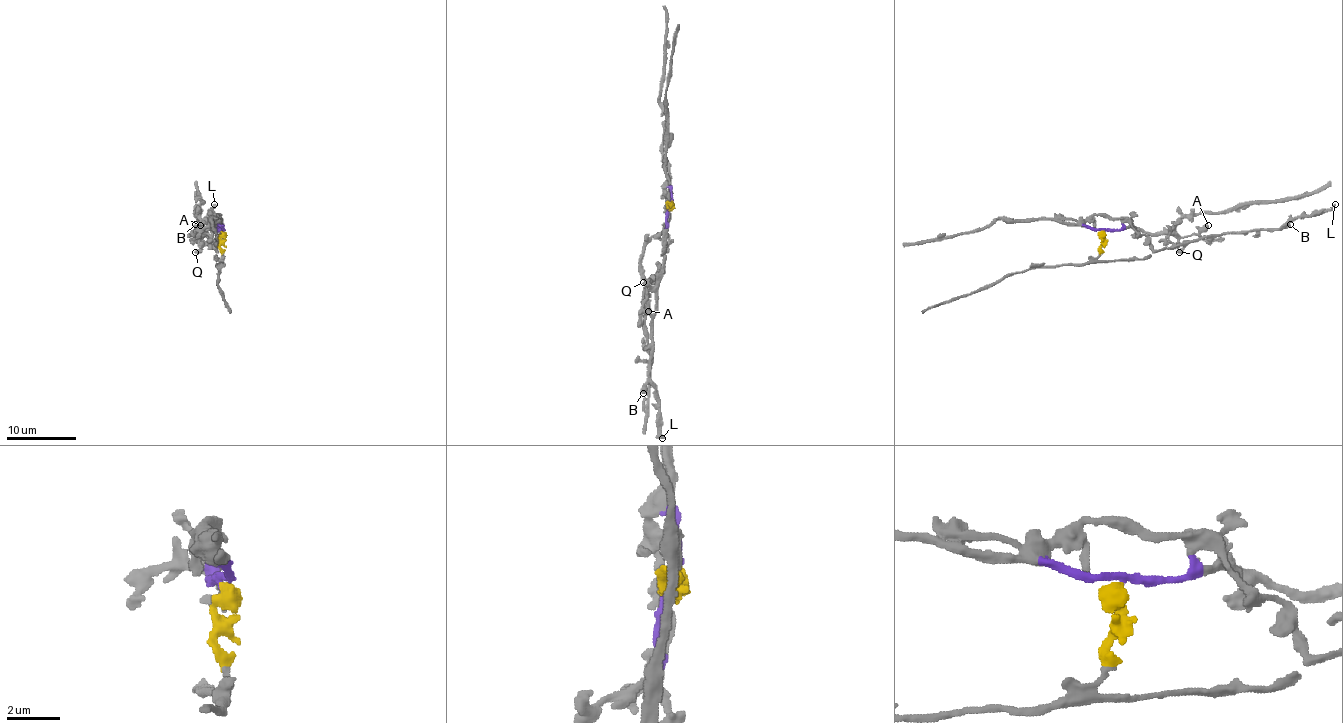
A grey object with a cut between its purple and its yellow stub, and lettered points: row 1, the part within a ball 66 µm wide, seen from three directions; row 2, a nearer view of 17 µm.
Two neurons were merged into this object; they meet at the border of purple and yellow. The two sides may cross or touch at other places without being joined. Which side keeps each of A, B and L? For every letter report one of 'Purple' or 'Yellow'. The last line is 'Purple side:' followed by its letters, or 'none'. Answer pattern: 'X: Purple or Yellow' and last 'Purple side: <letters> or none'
A: Purple
B: Yellow
L: Yellow
Purple side: A

